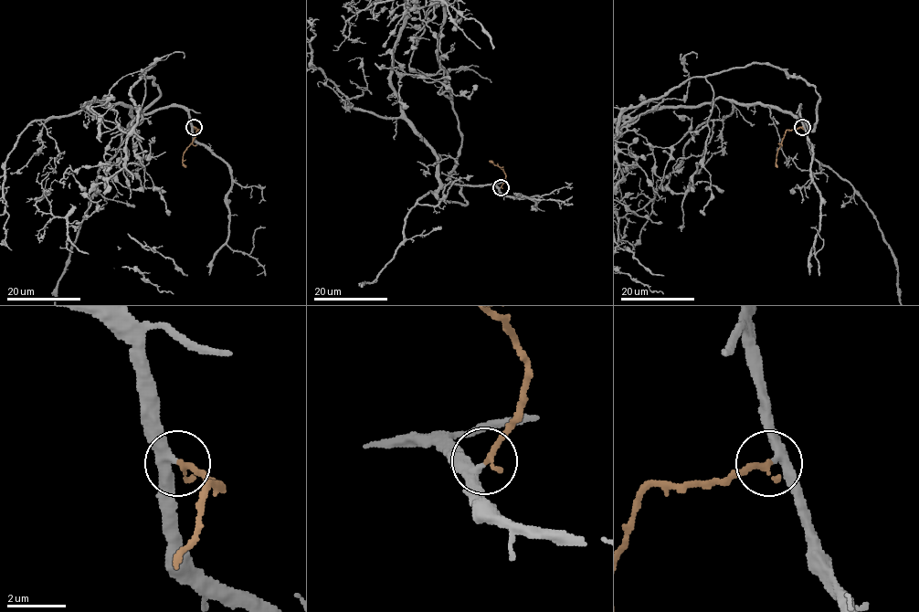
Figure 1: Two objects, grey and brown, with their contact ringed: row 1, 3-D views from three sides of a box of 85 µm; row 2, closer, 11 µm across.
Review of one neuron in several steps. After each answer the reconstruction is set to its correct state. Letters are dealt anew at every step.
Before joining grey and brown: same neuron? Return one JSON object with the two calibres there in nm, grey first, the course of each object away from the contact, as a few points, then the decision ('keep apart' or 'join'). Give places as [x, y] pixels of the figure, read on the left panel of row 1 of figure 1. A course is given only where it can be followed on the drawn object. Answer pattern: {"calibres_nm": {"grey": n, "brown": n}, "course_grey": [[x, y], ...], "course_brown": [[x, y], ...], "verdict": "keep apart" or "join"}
{"calibres_nm": {"grey": 320, "brown": 220}, "course_grey": [[193, 127], [177, 106], [136, 116], [93, 98], [95, 177], [67, 217], [80, 250], [173, 294]], "course_brown": [[193, 127], [197, 130], [183, 154], [182, 163], [185, 167]], "verdict": "join"}

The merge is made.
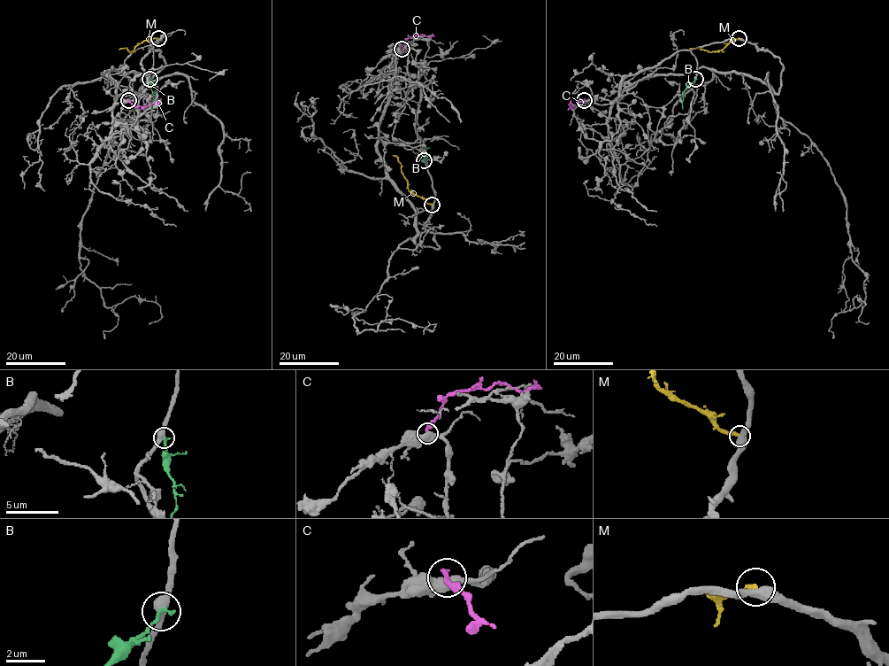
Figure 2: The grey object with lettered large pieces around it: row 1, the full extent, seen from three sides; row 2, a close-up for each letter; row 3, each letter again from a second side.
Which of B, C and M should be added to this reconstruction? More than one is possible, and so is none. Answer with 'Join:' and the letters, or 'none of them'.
Join: none of them

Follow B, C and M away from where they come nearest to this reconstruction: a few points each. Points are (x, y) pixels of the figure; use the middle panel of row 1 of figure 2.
B: (424, 160), (425, 148)
C: (402, 49), (409, 37), (434, 36)
M: (432, 205), (409, 190), (401, 162), (392, 155)

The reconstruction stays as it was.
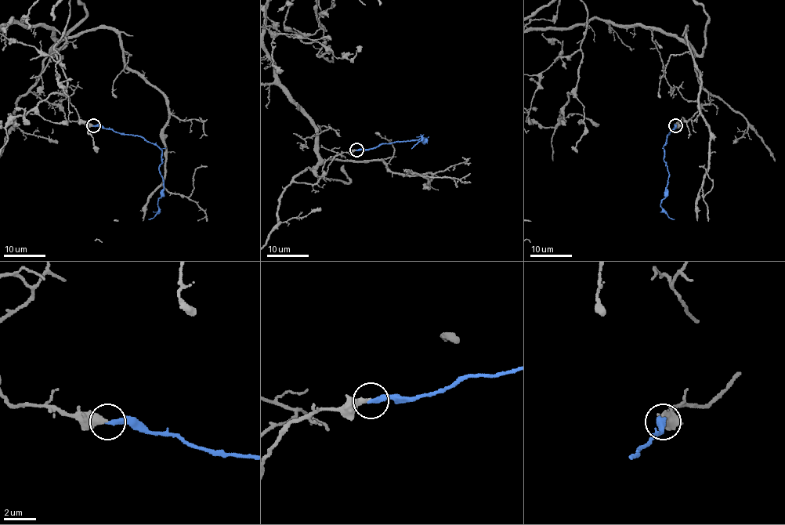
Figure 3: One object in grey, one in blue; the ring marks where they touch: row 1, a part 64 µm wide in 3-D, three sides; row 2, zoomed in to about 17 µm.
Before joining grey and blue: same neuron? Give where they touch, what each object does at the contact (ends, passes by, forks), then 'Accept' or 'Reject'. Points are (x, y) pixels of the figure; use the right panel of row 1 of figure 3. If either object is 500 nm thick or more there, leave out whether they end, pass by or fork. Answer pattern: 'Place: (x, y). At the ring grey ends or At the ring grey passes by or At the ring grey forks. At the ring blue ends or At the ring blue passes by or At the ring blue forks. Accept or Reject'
Place: (675, 125). At the ring grey ends. At the ring blue ends. Accept

